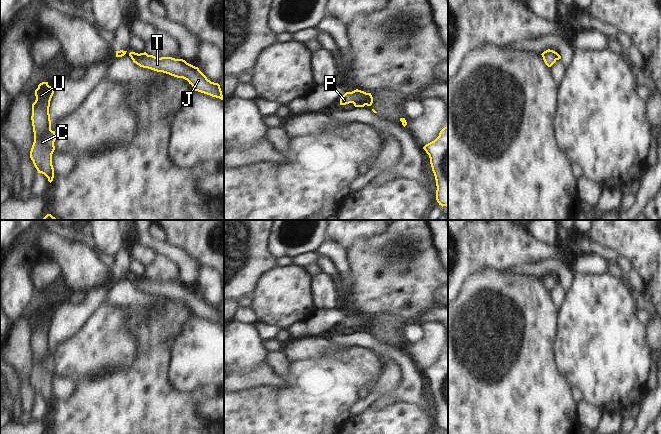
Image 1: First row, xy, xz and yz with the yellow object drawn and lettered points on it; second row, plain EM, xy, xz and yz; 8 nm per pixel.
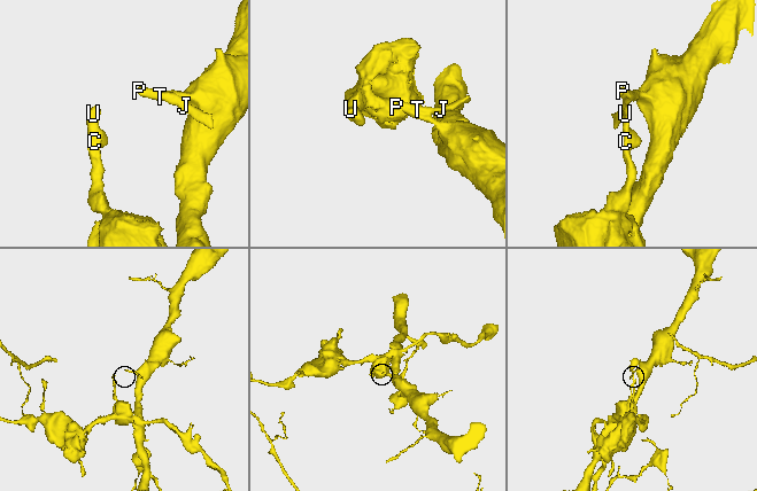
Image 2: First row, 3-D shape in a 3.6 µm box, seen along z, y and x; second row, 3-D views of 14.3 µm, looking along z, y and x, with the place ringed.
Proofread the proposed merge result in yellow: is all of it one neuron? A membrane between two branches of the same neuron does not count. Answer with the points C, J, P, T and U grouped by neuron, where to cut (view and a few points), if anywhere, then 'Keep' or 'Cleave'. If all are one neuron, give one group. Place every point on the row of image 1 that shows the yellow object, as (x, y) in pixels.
Groups: C U / J P T. Split along xy (130, 52), (134, 58), (139, 55). Cleave.

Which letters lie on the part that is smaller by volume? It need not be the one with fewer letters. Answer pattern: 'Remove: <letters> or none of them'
Remove: J, P, T

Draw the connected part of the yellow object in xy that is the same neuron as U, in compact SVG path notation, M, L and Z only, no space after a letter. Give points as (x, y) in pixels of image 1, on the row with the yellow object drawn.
M42 82L35 90L36 100L32 104L32 126L34 142L30 151L30 158L33 161L38 173L44 174L51 183L54 178L52 165L52 154L55 150L55 131L51 130L49 114L50 101L54 89L48 82Z

